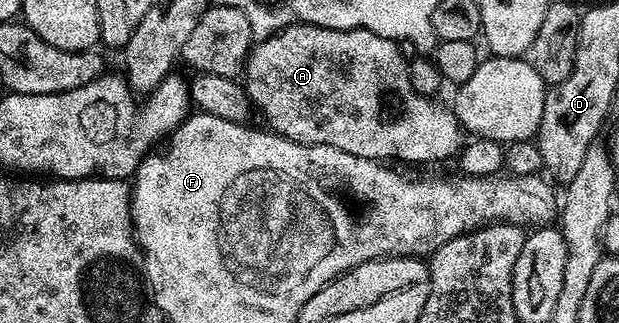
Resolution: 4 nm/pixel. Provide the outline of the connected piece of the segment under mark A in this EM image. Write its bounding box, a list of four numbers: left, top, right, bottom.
[243,24,463,162]

